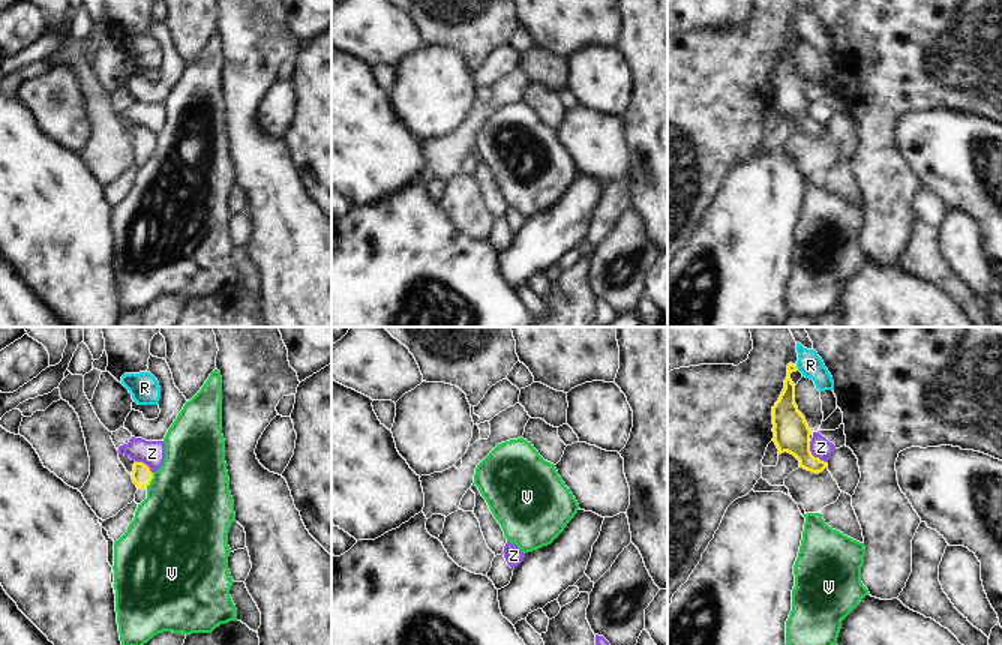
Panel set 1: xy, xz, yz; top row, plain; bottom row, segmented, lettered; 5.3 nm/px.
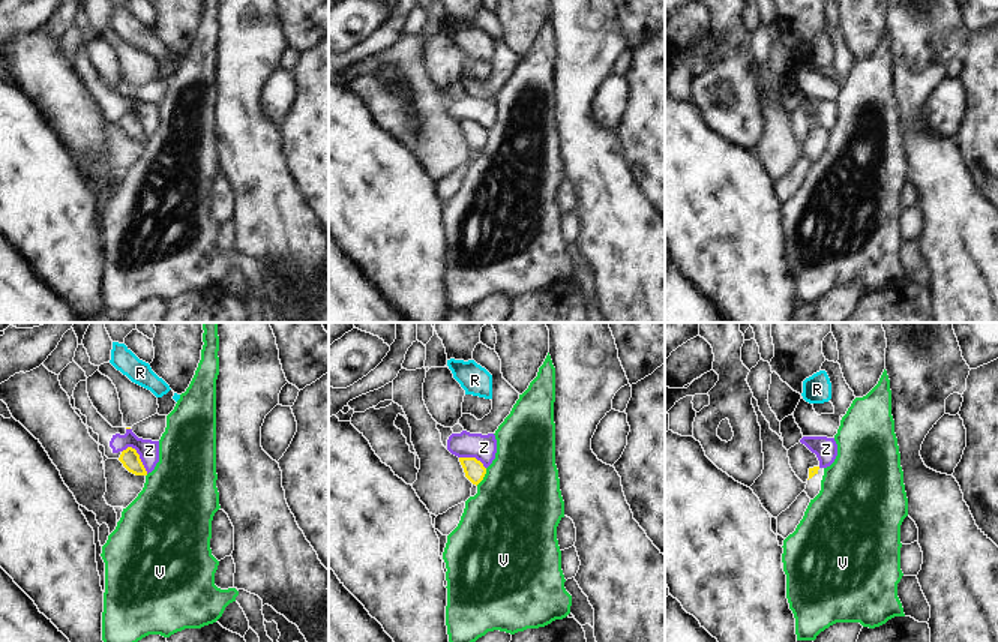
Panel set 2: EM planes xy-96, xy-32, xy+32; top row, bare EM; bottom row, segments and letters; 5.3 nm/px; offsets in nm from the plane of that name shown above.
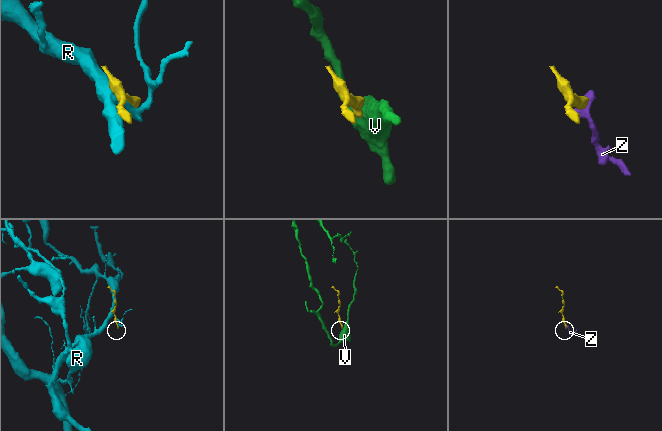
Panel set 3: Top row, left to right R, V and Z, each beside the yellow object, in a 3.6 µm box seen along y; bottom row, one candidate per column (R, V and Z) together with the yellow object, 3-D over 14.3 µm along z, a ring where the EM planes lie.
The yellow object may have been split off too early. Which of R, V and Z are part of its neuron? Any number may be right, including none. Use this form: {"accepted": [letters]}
{"accepted": []}

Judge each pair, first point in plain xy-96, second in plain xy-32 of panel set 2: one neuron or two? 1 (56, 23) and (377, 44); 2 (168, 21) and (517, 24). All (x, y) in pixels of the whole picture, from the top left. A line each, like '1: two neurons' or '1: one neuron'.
1: one neuron
2: one neuron

